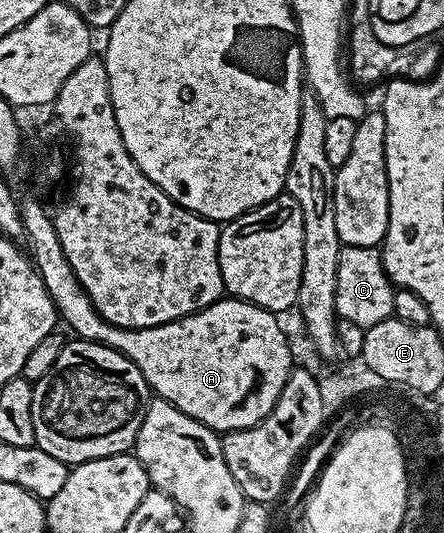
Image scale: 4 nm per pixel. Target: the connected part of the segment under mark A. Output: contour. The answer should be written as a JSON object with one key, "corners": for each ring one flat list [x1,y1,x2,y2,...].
{"corners":[[34,198,28,199,27,202,23,201,20,209,24,243,26,242,27,246,25,249,28,251,33,269,38,271,48,296,54,301,57,317,61,321,63,318,78,333,75,335,79,339,99,342,128,356,128,360,132,360,132,364,140,368,144,380,157,397,171,402,177,410,192,416,212,431,247,430,259,426,269,416,292,372,290,346,286,343,286,334,282,331,281,324,278,323,279,315,251,302,243,302,240,298,223,296,203,310,197,310,195,314,177,318,168,324,139,330,113,326,99,314,94,302,87,296,86,289,80,284,76,272,72,272,68,256,64,256,64,248,60,248,60,236,54,227,51,213,47,213]]}

